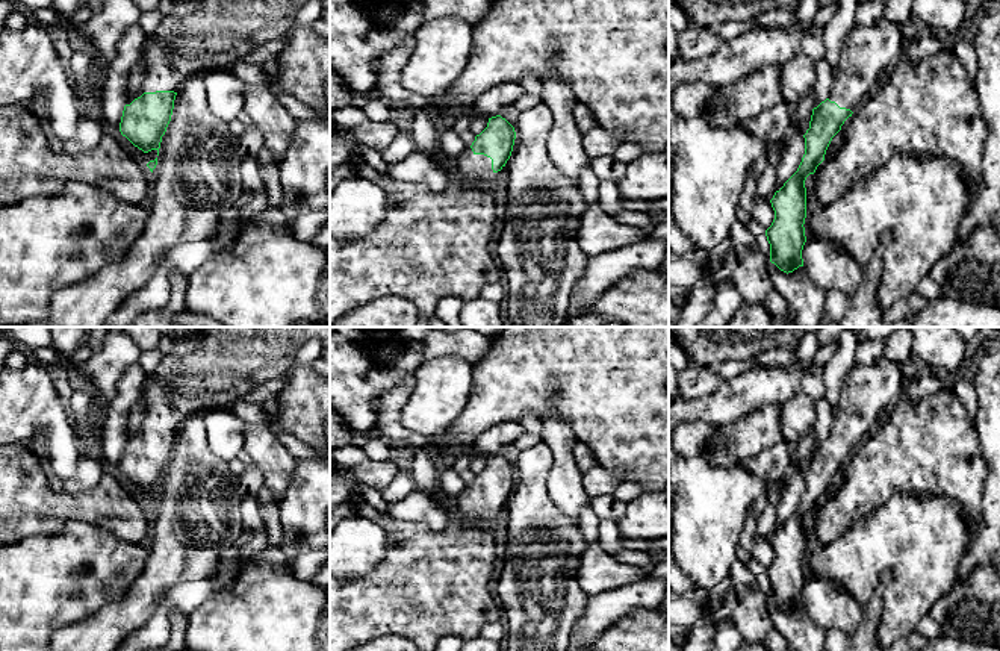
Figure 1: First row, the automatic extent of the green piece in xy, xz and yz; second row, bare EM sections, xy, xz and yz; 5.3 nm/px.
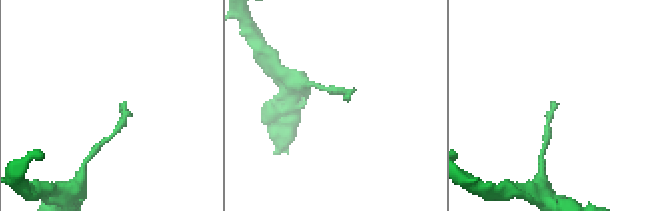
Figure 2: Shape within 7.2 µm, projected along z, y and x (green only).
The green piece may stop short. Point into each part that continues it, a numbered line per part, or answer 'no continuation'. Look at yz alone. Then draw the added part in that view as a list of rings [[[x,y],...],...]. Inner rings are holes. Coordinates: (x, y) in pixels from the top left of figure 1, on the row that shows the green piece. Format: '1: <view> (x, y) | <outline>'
1: yz (867, 52) | [[[884,17],[870,27],[853,27],[844,41],[840,64],[832,70],[829,100],[840,107],[856,111],[879,86],[880,74],[890,71],[903,58],[903,47],[899,26]]]

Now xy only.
1: xy (198, 35) | [[[179,0],[174,2],[172,12],[169,15],[162,15],[154,35],[145,42],[145,53],[142,55],[142,59],[145,62],[145,77],[141,83],[136,98],[141,97],[144,92],[156,92],[156,91],[177,92],[180,85],[191,76],[203,74],[207,70],[230,68],[233,64],[241,61],[248,53],[287,33],[289,27],[292,26],[292,18],[295,12],[300,11],[307,2],[309,0]]]

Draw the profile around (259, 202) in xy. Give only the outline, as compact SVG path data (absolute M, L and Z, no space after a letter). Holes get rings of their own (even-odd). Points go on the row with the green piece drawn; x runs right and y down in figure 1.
M256 191L253 198L241 207L241 215L244 218L254 218L257 213L268 207L268 198L263 191Z

